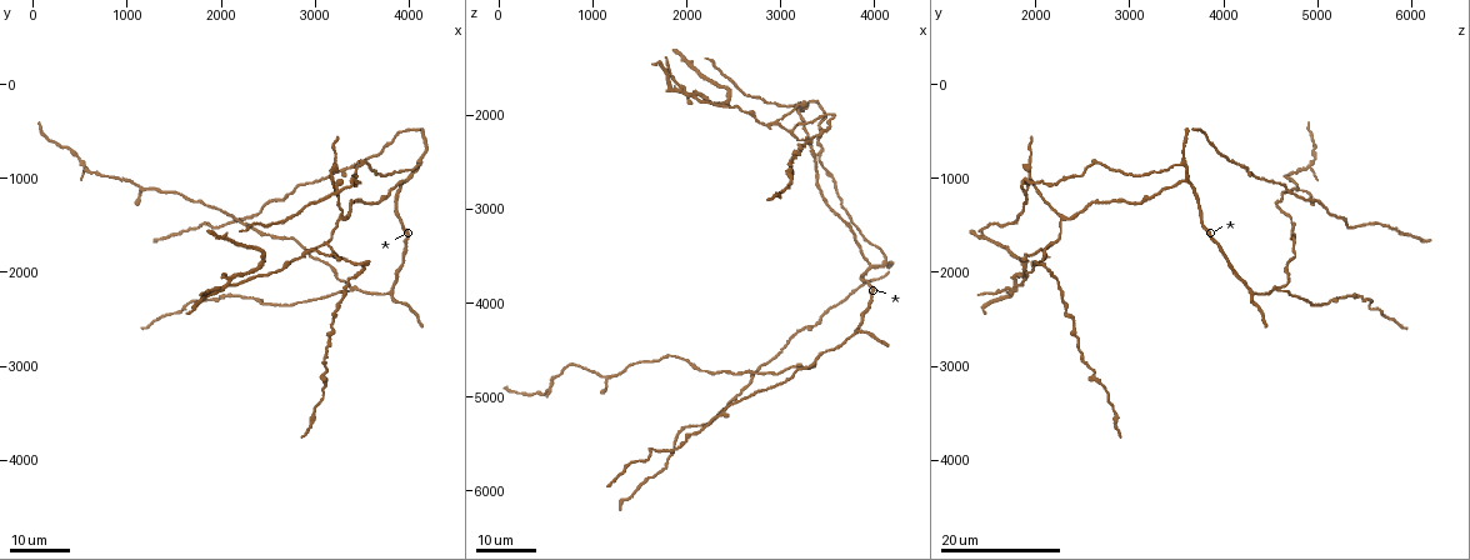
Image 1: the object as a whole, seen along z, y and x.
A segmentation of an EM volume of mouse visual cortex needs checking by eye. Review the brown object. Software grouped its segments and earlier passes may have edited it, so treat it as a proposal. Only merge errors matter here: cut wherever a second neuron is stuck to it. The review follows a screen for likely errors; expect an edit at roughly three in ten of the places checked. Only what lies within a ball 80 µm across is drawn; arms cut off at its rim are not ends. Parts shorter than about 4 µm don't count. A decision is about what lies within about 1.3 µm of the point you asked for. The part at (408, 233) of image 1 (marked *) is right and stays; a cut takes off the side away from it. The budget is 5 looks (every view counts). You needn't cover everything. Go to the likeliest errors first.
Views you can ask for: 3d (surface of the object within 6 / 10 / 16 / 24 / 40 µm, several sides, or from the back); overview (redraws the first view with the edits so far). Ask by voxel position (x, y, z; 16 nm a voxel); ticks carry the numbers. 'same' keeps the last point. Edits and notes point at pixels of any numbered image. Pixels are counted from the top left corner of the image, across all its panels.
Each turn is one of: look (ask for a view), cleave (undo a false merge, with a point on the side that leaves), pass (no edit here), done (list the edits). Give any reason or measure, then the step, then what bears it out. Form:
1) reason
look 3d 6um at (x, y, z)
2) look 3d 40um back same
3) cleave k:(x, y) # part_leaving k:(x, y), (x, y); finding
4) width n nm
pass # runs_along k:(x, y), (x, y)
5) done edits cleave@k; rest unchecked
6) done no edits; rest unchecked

three-way junction
look 3d 24um at (3400, 2180, 4600)

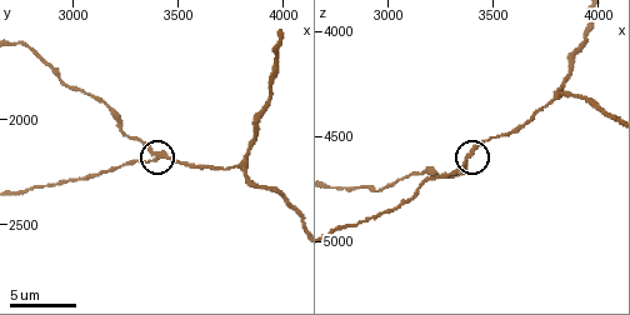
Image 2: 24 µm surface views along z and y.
look 3d 10um at (3390, 2160, 4600)

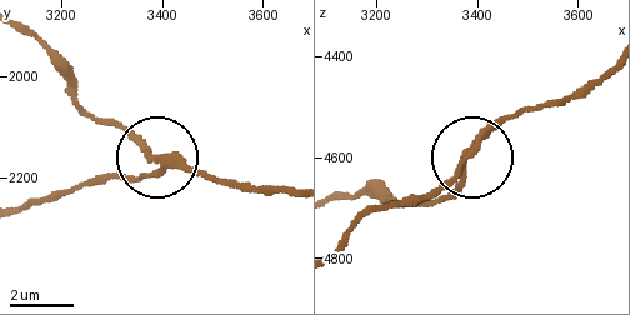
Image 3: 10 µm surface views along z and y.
pass # runs_along 3:(288, 189), (215, 181), (159, 163), (135, 179), (105, 181); continuous, no second neuron

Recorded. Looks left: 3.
arms part here
look 3d 16um at (3940, 1040, 3600)

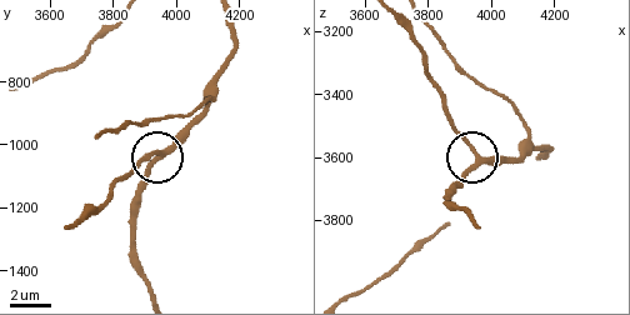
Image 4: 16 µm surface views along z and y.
look 3d 10um at (3950, 1020, 3600)

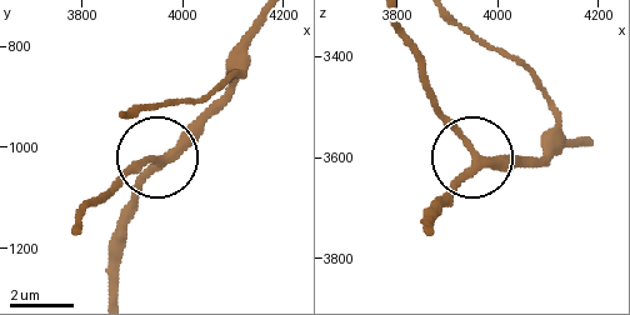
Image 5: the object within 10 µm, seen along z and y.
arms 3
pass # runs_along 5:(119, 288), (119, 240), (133, 191), (221, 98); continuous, no second neuron

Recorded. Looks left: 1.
done no edits; rest unchecked

